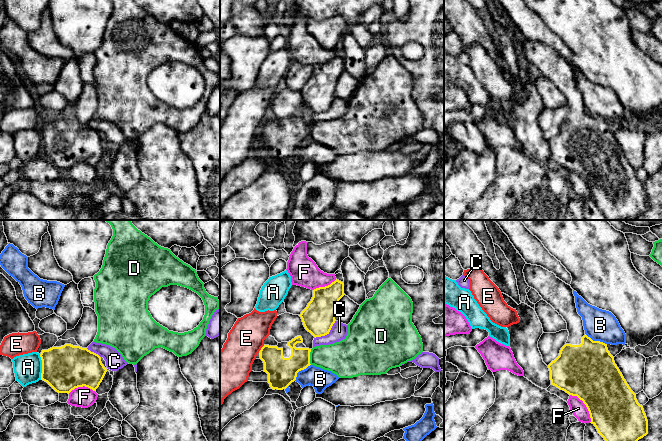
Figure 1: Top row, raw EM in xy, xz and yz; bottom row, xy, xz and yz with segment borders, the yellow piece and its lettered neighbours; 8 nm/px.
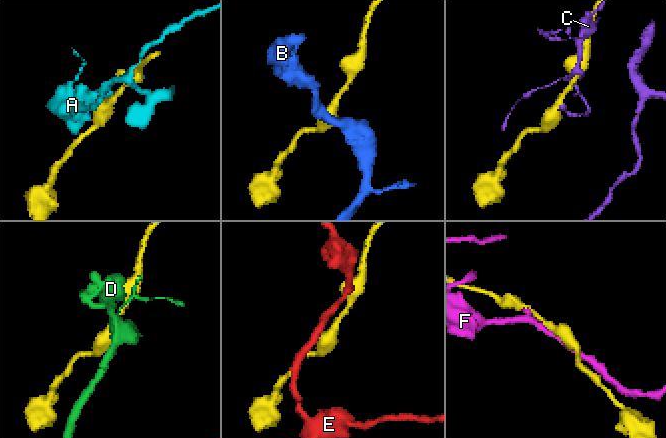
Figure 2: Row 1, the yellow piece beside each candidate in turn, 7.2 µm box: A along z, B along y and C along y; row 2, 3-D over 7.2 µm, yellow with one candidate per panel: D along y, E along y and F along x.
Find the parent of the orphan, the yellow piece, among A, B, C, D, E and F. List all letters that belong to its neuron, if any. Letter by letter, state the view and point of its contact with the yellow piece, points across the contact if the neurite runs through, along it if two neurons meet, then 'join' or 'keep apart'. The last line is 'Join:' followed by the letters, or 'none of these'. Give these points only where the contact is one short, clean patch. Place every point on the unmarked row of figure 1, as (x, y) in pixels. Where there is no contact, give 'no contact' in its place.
A: xy (42, 143) | keep apart
B: yz (596, 117) | along yz (585, 109), (593, 116), (599, 116), (606, 120) | keep apart
C: xz (327, 109) | keep apart
D: xz (309, 133) | along xz (311, 125), (310, 140) | keep apart
E: xz (261, 124) | along xz (264, 121), (259, 126) | keep apart
F: yz (586, 182) | keep apart
Join: none of these

